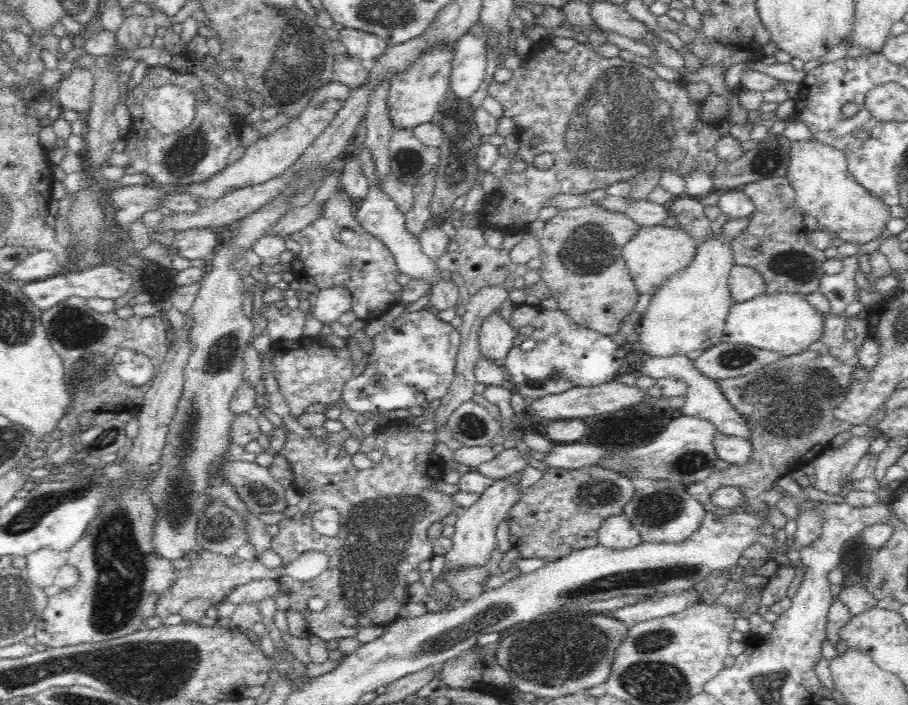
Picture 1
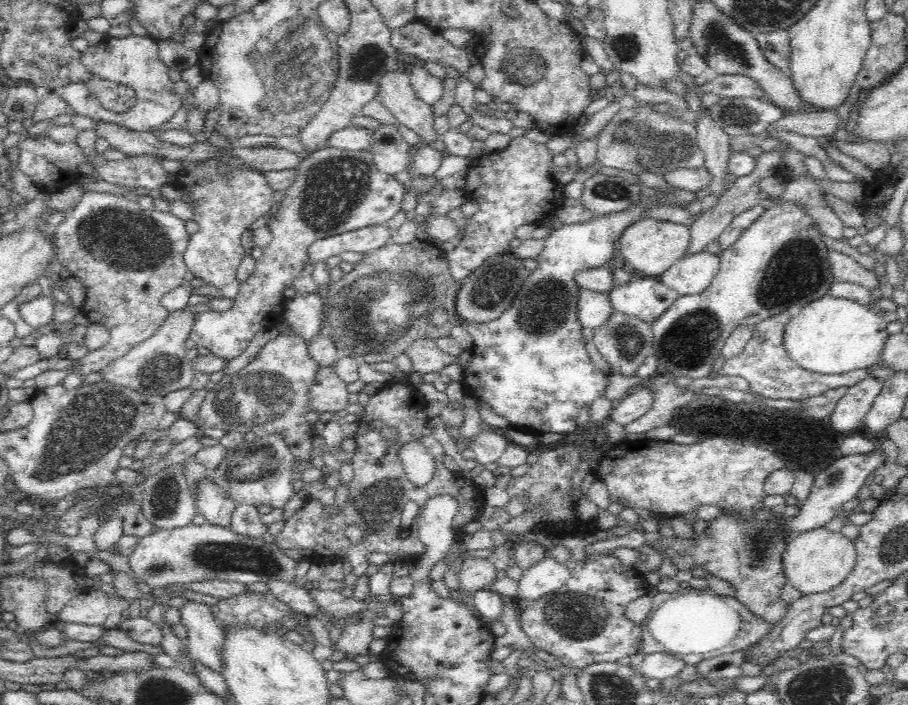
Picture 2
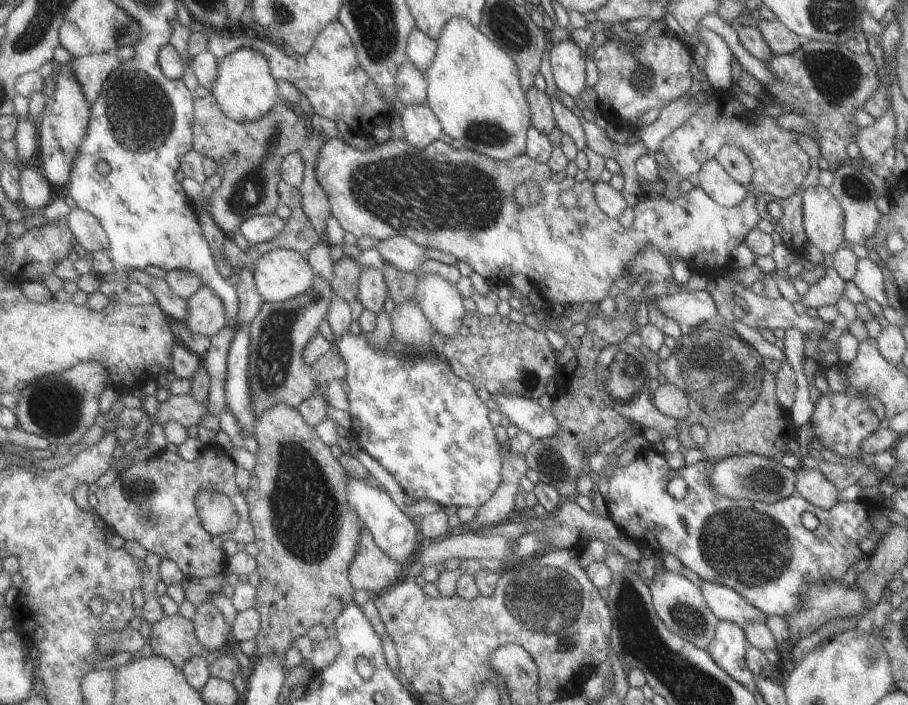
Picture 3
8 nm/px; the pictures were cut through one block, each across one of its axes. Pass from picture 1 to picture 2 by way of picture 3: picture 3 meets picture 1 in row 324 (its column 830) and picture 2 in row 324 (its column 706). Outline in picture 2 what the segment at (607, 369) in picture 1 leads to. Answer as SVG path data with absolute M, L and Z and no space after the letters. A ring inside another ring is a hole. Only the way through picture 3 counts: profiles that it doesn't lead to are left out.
M646 197L640 204L616 214L604 215L604 218L598 218L596 222L560 227L545 240L542 252L535 258L537 268L530 272L528 279L514 295L512 304L506 307L497 319L480 324L460 321L473 340L473 347L470 349L472 357L460 382L466 396L472 396L477 402L492 406L496 413L509 420L514 428L532 433L534 437L545 432L556 432L565 436L583 430L583 426L575 421L580 410L596 398L616 392L618 384L612 375L600 371L590 361L584 347L583 326L578 318L577 307L580 287L576 276L586 270L608 267L614 254L614 244L624 229L637 221L643 211L651 206L664 205L663 202L648 200Z

